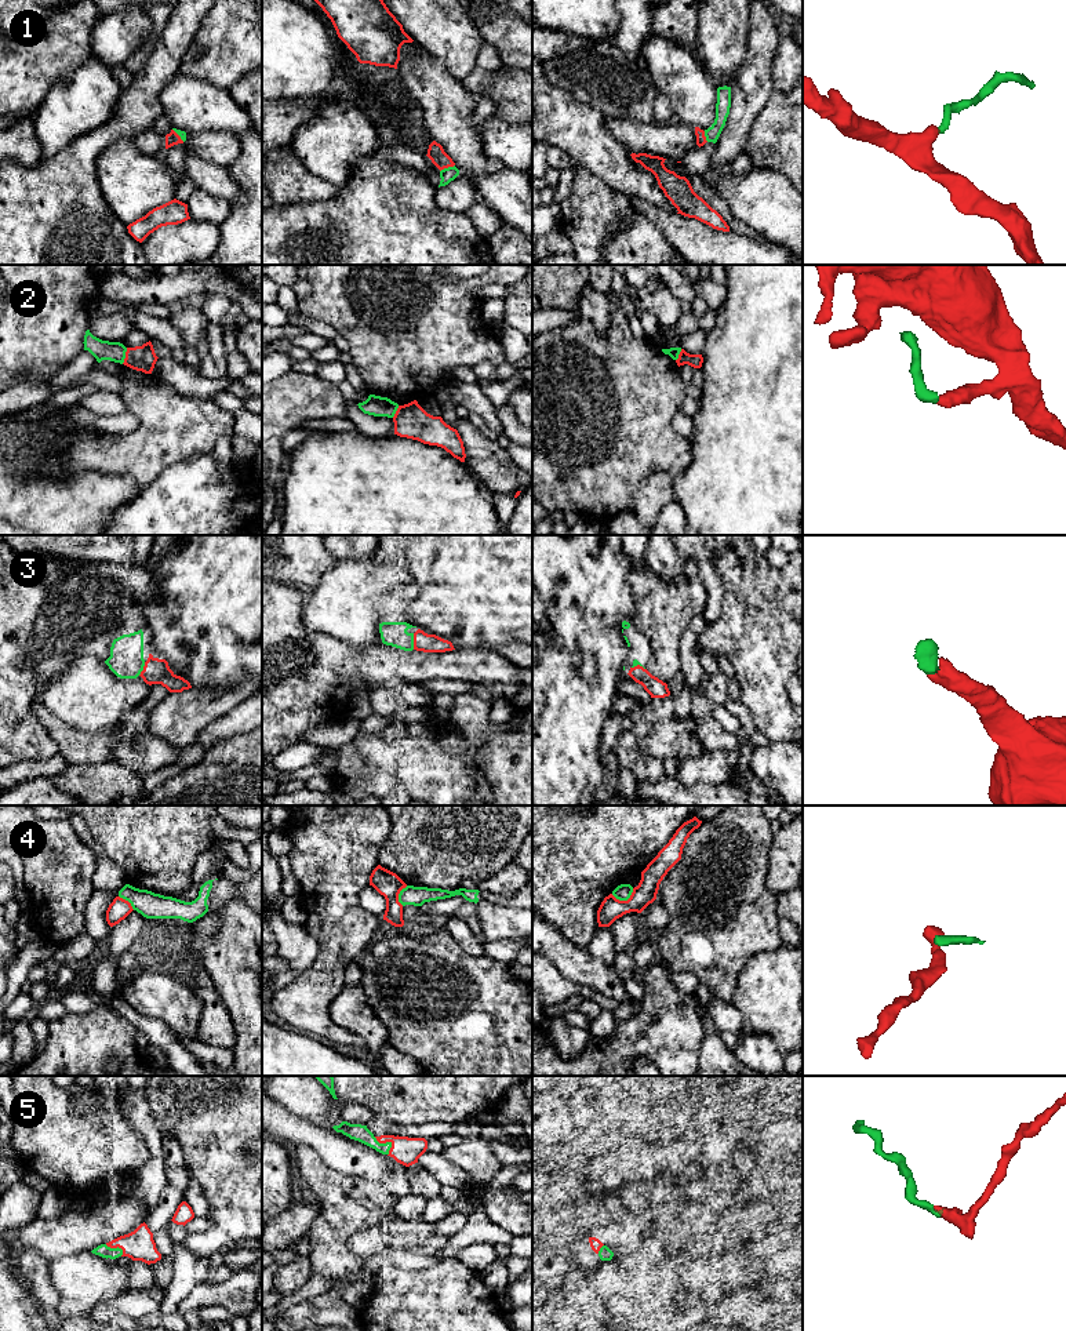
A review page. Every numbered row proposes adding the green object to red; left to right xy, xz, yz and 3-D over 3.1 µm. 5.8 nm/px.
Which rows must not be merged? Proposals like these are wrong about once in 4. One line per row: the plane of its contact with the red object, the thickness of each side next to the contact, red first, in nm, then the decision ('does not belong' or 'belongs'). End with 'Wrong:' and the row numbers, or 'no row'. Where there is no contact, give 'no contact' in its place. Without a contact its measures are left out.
1: xz | 100/80 nm | belongs
2: xy | 140/110 nm | does not belong
3: xz | 110/140 nm | belongs
4: yz | 130/90 nm | does not belong
5: xz | 160/100 nm | belongs
Wrong: 2, 4

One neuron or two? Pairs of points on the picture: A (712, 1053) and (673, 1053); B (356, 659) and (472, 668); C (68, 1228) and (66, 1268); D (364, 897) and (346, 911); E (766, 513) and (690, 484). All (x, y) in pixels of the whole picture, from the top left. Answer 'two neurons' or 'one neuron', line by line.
A: two neurons
B: one neuron
C: two neurons
D: two neurons
E: one neuron

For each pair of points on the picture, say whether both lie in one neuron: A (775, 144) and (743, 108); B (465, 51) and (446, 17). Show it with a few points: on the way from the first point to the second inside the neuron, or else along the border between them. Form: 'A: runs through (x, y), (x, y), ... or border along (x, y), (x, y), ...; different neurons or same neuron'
A: border along (772, 93), (757, 116), (743, 151); different neurons
B: runs through (457, 43), (446, 31), (446, 25); same neuron

